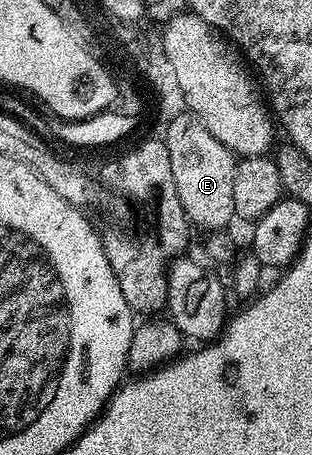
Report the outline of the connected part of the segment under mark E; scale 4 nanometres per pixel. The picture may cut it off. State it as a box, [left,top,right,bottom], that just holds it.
[164,112,236,231]

